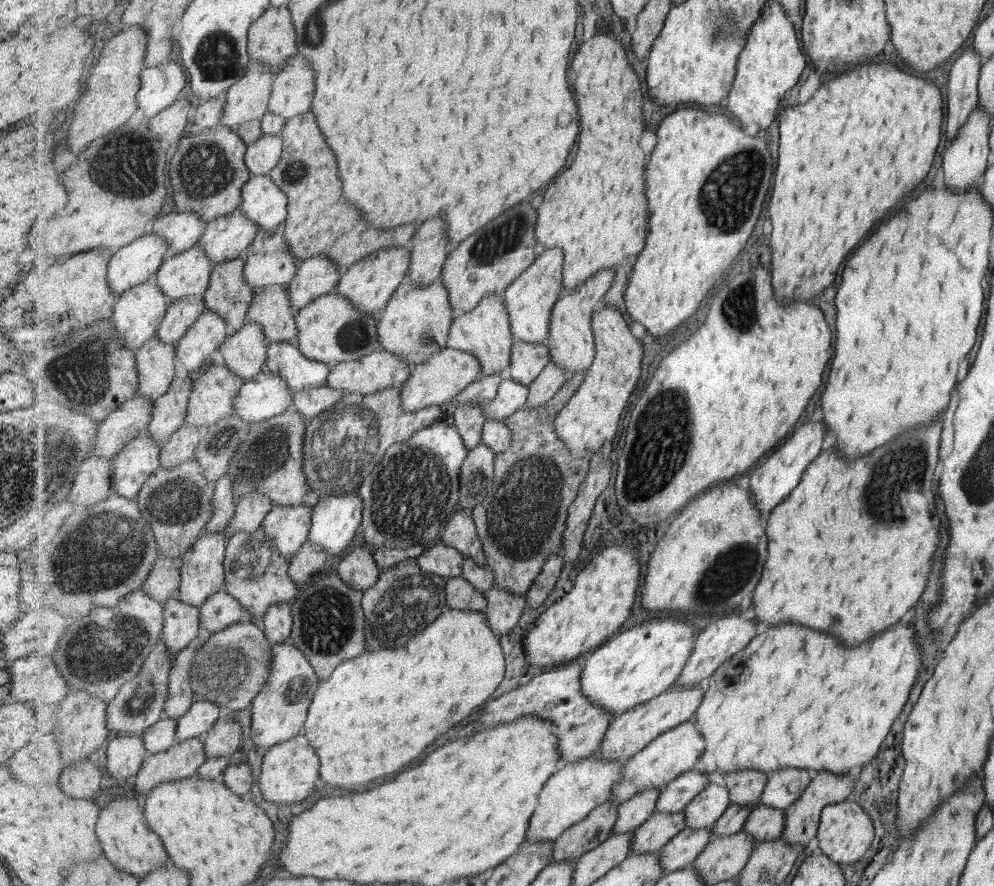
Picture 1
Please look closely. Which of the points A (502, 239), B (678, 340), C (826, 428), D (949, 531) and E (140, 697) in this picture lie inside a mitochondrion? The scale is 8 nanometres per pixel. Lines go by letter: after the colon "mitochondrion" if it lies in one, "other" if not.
A: mitochondrion
B: other
C: other
D: other
E: mitochondrion

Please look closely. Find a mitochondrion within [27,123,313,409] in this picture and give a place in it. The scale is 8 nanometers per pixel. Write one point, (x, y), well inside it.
(206, 170)

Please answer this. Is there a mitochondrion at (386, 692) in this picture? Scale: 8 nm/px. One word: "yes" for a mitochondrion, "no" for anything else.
no

